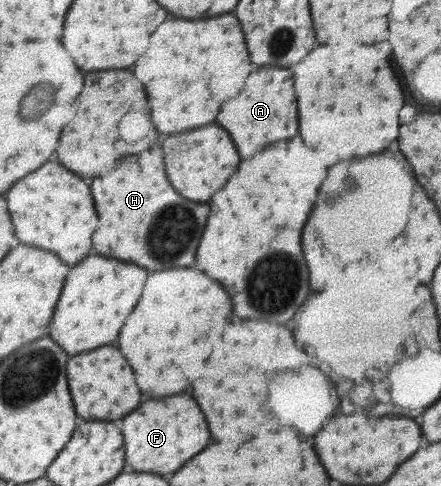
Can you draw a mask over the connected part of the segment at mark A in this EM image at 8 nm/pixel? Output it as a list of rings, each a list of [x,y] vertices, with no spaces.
[[[263,68],[249,76],[245,90],[225,102],[217,122],[233,134],[237,142],[237,150],[241,156],[253,156],[267,148],[267,144],[301,136],[301,110],[299,110],[299,96],[295,94],[295,78],[291,70],[285,68]]]

